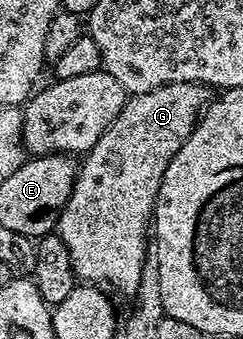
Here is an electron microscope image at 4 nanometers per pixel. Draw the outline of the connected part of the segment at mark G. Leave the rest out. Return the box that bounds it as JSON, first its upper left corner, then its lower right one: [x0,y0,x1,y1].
[56,82,208,296]

